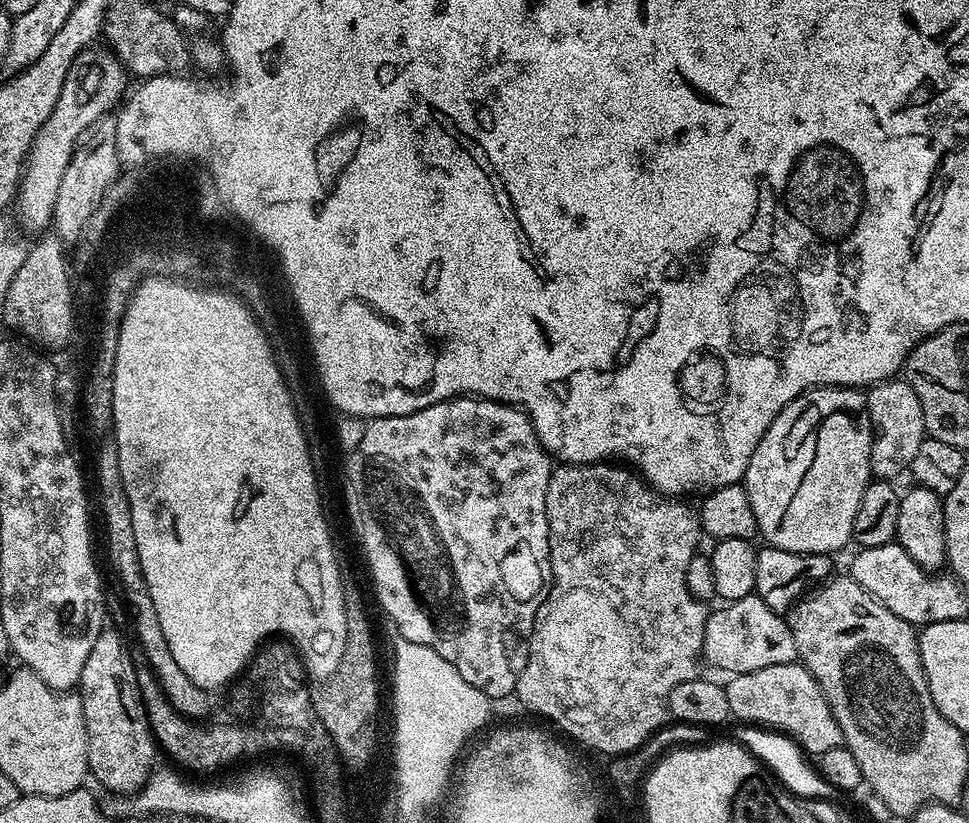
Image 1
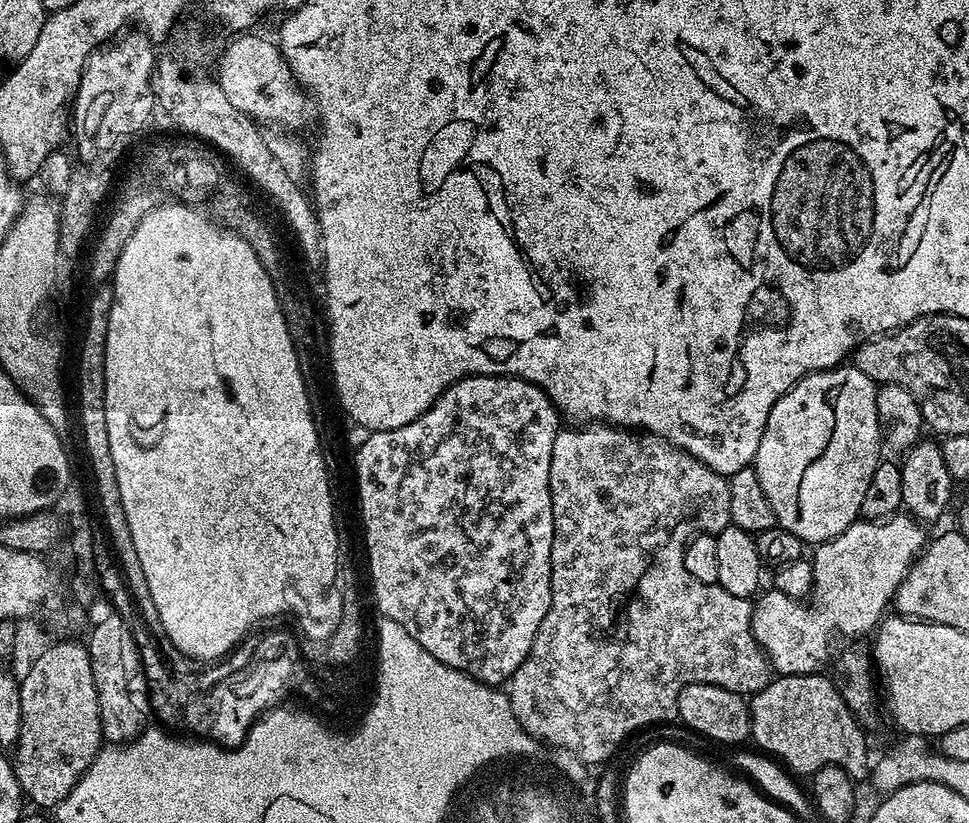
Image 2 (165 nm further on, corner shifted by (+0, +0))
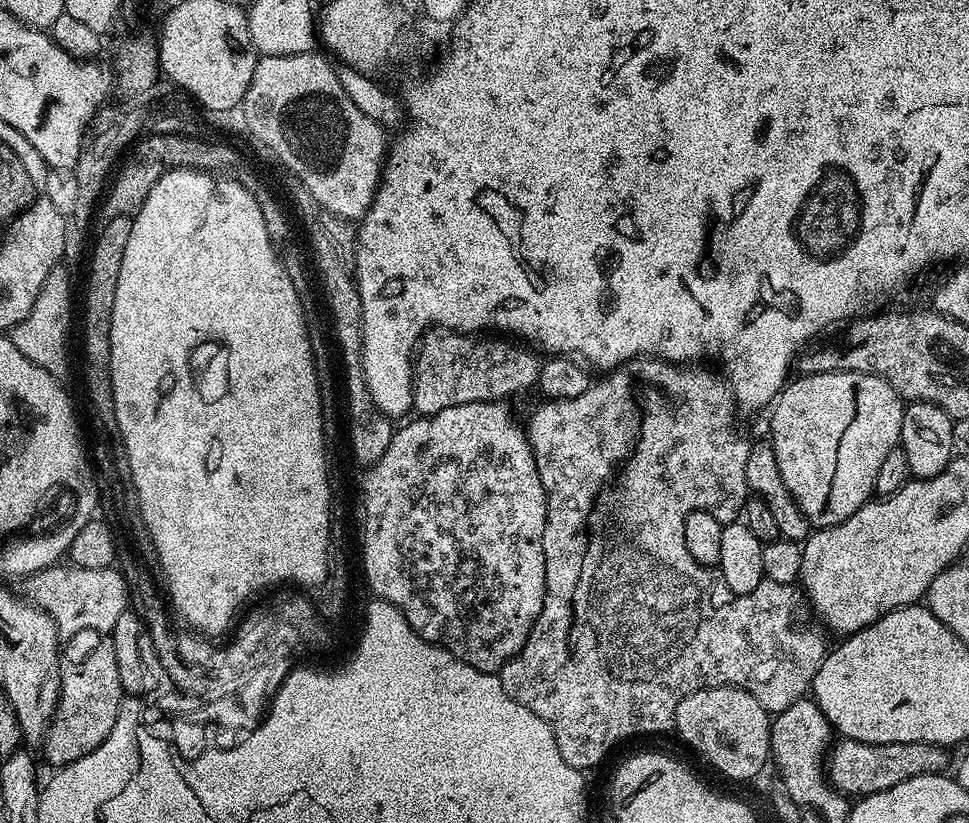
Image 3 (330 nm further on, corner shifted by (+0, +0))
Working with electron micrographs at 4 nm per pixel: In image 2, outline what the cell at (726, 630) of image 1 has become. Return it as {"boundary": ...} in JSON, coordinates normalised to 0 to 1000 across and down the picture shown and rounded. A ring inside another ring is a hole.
{"boundary":[[[936,625],[907,634],[884,631],[860,656],[841,662],[835,734],[800,717],[785,723],[776,741],[776,769],[792,795],[798,818],[807,821],[849,818],[859,797],[859,781],[866,773],[879,778],[891,768],[899,769],[924,730],[931,702],[941,691],[941,682],[956,665],[956,650],[949,642],[950,633]]]}

